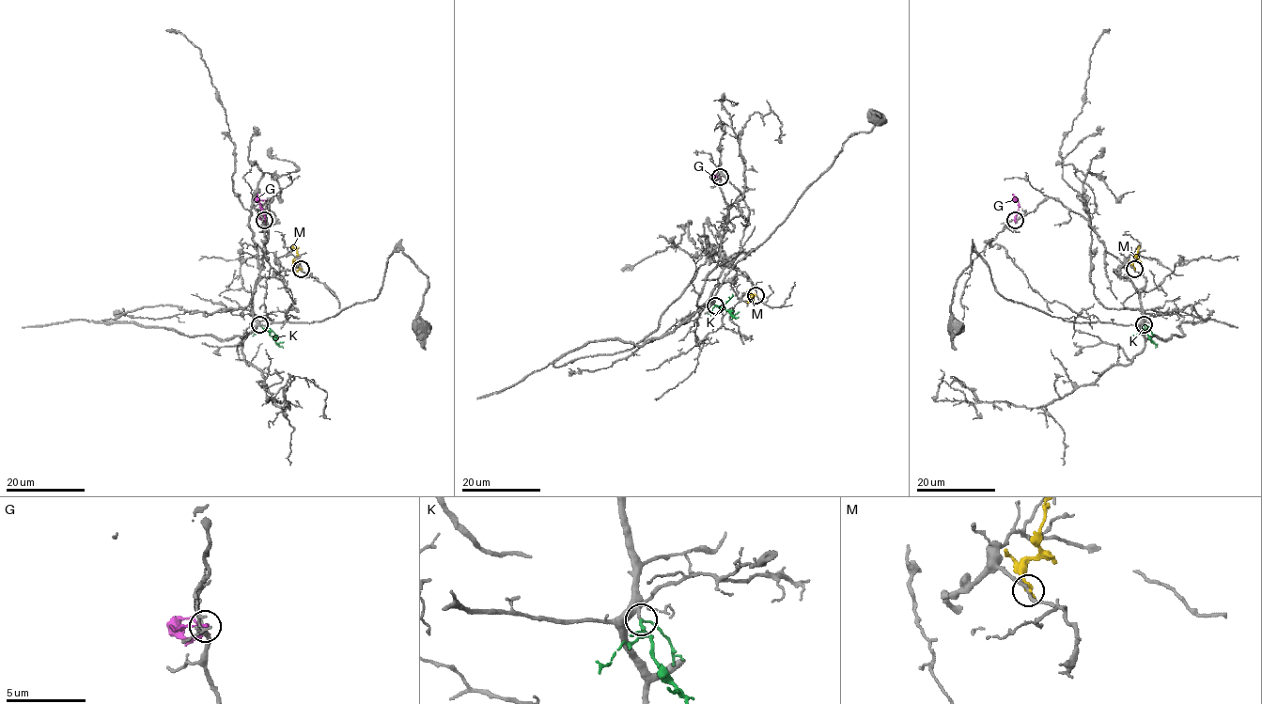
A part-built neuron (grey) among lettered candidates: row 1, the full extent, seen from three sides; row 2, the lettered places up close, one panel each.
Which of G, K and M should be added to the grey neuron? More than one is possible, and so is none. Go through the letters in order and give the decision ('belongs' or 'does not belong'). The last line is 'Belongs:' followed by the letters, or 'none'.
G: does not belong
K: belongs
M: does not belong
Belongs: K

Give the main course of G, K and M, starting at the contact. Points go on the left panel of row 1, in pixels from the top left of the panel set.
G: (264, 220), (258, 199), (266, 199)
K: (260, 325), (283, 348)
M: (301, 269), (294, 261), (297, 251), (290, 246)

